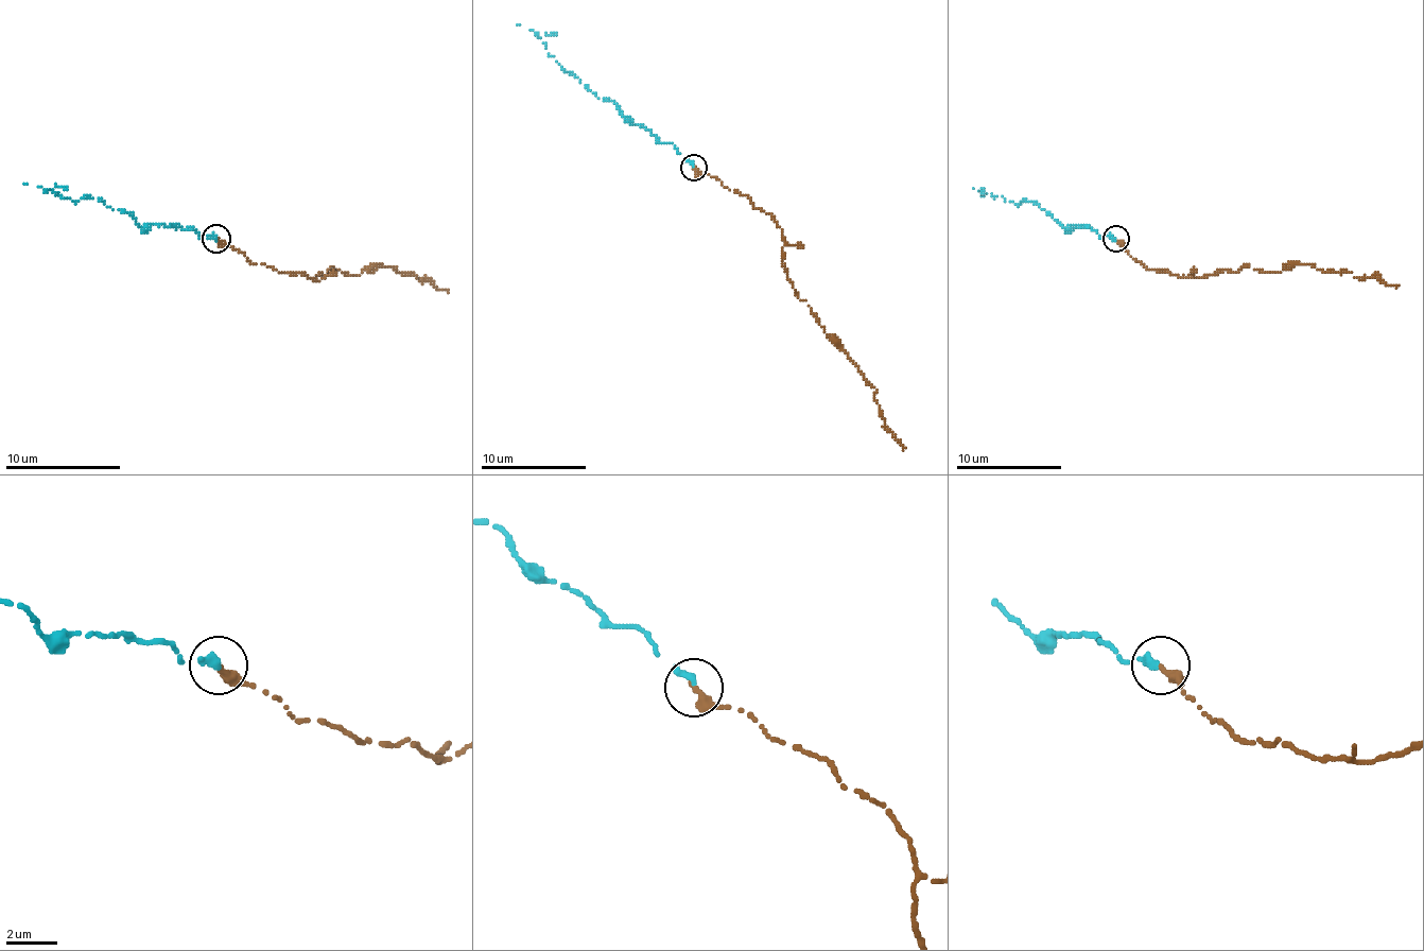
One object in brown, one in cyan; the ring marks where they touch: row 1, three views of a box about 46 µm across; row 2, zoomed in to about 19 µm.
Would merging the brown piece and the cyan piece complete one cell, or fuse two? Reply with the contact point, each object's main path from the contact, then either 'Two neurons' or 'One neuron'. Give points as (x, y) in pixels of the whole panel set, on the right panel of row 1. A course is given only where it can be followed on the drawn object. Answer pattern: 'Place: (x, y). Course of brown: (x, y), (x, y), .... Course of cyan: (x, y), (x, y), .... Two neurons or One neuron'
Place: (1115, 239). Course of brown: (1115, 238), (1135, 261), (1178, 277), (1246, 266), (1281, 272), (1312, 264), (1399, 286). Course of cyan: (1115, 238), (1101, 238), (1075, 225), (1065, 227), (1034, 201), (1016, 204), (973, 188). One neuron

